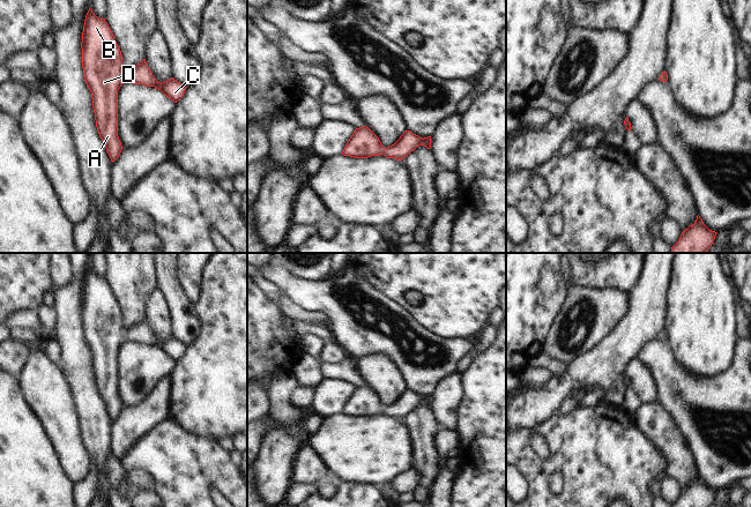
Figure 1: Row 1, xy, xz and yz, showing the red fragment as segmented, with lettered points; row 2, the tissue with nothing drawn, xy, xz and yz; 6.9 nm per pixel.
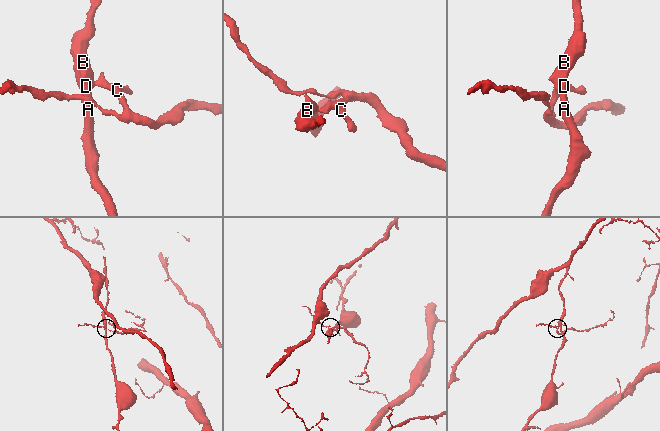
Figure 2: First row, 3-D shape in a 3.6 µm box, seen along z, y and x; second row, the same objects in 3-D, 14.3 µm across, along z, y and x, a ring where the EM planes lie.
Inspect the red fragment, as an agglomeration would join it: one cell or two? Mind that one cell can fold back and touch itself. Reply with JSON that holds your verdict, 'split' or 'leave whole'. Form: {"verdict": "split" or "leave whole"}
{"verdict": "leave whole"}

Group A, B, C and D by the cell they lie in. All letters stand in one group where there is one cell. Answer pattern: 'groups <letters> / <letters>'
groups A B C D

